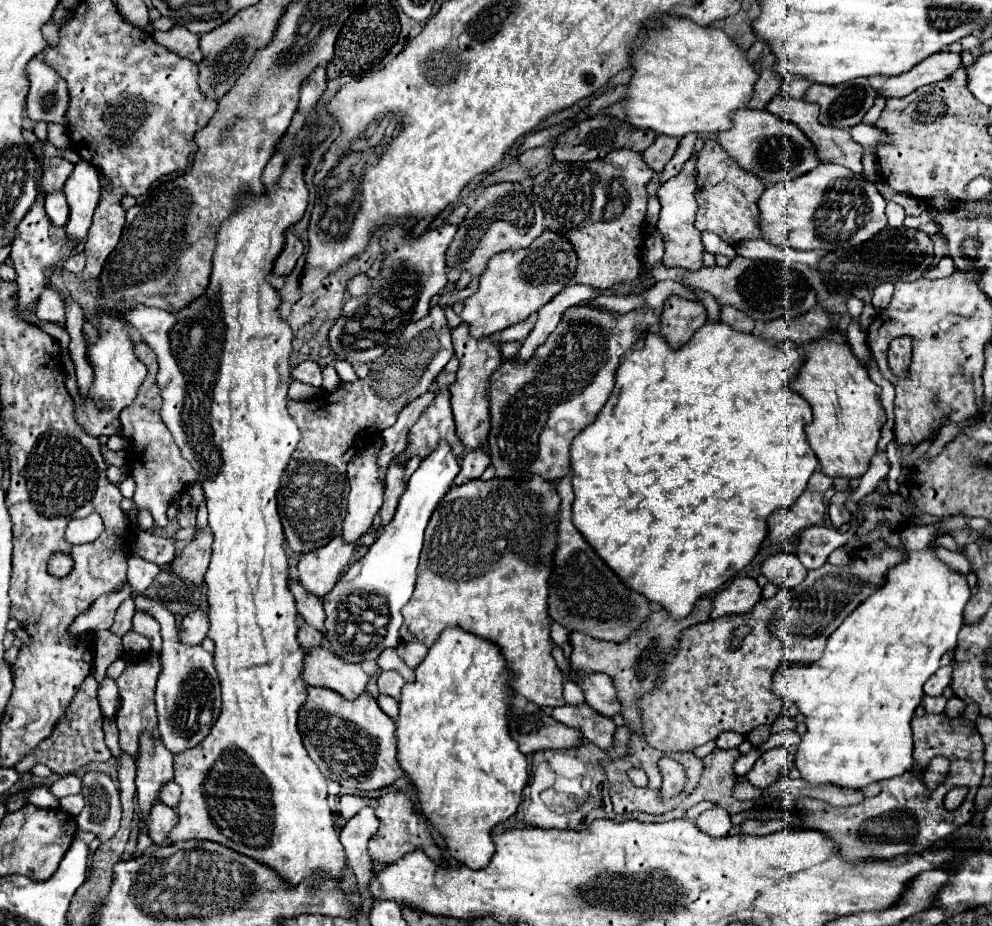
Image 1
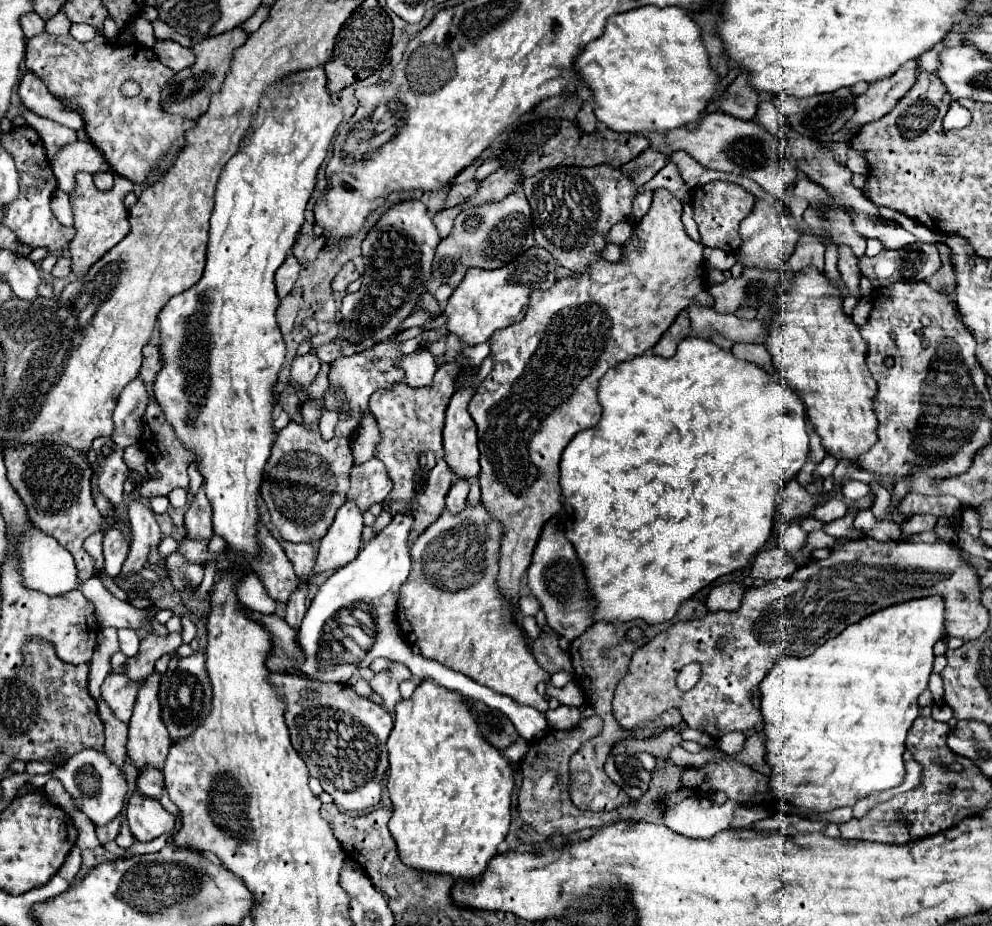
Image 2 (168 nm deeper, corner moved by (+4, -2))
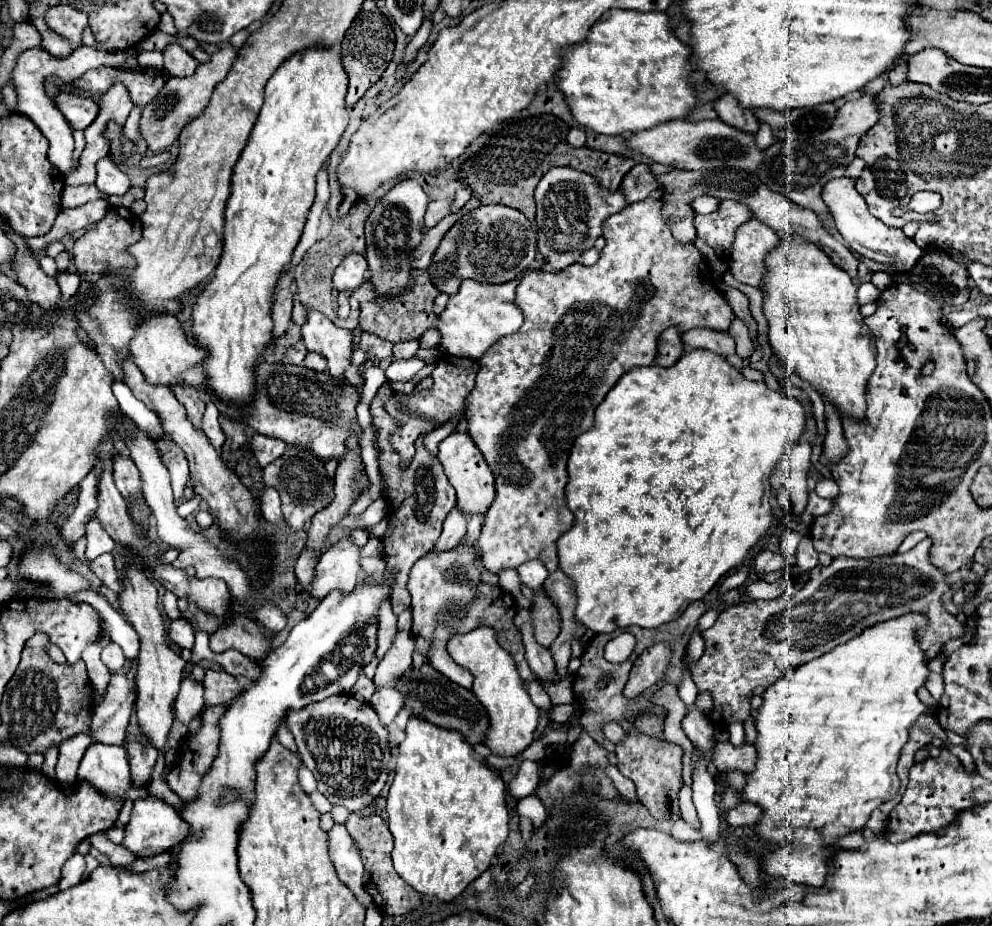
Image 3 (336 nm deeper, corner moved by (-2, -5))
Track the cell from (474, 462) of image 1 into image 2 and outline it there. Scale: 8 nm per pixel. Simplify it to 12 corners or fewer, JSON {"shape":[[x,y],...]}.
{"shape":[[457,480],[445,498],[447,510],[459,514],[467,502],[469,482]]}

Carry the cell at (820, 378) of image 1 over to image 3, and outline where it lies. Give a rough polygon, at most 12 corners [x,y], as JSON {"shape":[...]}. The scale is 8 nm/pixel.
{"shape":[[787,233],[765,261],[773,353],[863,421],[875,337],[853,279]]}

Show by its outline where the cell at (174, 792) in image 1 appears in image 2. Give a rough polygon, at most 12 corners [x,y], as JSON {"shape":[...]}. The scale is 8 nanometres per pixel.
{"shape":[[139,770],[137,790],[149,798],[161,798],[163,774]]}

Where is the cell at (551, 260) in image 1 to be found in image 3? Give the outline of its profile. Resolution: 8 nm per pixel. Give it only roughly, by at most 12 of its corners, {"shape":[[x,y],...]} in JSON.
{"shape":[[521,277],[465,279],[439,315],[443,351],[479,359],[515,333]]}

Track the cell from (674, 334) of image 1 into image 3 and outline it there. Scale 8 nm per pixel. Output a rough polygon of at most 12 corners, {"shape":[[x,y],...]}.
{"shape":[[679,327],[665,329],[659,337],[655,363],[671,367],[683,355]]}

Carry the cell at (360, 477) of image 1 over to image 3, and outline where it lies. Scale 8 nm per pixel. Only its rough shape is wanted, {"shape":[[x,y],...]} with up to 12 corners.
{"shape":[[349,535],[321,555],[309,593],[353,589],[361,549]]}

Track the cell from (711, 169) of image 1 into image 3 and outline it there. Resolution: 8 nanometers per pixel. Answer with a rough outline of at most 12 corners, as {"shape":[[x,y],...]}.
{"shape":[[725,199],[711,215],[695,215],[697,235],[729,259],[735,231],[751,211]]}

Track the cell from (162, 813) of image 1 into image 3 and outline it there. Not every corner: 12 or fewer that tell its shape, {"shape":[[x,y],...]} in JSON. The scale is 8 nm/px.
{"shape":[[133,801],[123,845],[157,855],[177,847],[189,825],[165,801]]}

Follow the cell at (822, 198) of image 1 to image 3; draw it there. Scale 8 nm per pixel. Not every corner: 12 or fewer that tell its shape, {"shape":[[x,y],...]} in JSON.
{"shape":[[751,217],[737,229],[731,273],[759,287],[781,235]]}

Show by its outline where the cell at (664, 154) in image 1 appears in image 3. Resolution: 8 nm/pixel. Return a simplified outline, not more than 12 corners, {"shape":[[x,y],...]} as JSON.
{"shape":[[647,163],[635,165],[623,177],[629,203],[643,201],[659,189]]}

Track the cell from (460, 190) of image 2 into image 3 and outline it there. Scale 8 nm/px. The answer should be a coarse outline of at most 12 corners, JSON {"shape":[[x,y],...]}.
{"shape":[[453,199],[431,201],[425,213],[427,227],[449,215]]}

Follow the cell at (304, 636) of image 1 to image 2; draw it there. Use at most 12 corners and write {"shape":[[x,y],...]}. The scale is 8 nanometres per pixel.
{"shape":[[307,584],[287,600],[287,624],[295,630],[307,610]]}

